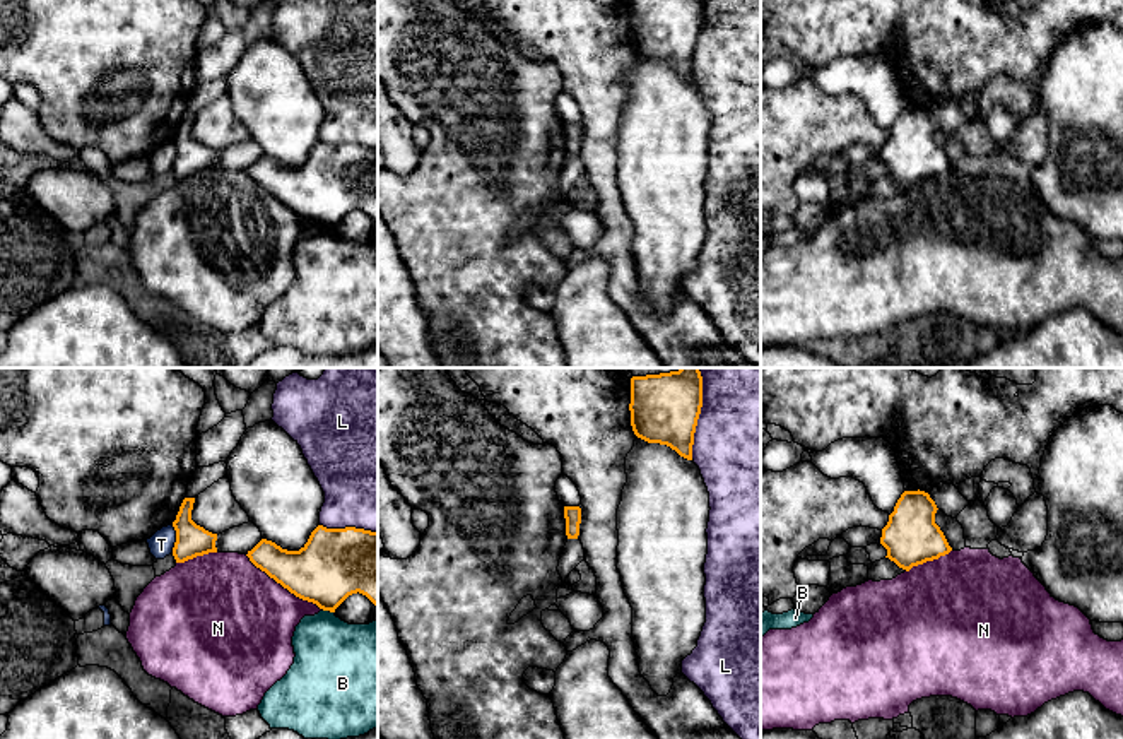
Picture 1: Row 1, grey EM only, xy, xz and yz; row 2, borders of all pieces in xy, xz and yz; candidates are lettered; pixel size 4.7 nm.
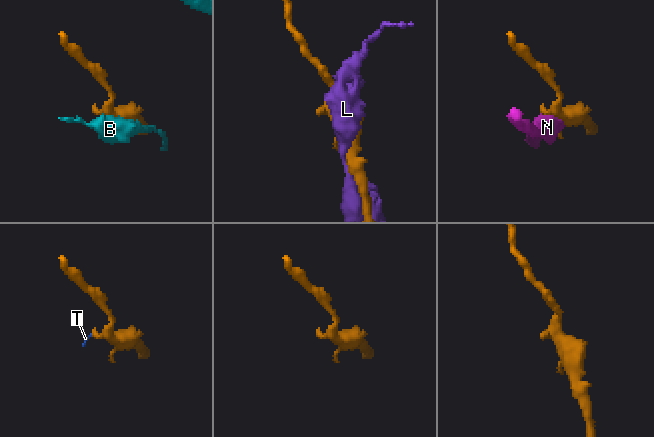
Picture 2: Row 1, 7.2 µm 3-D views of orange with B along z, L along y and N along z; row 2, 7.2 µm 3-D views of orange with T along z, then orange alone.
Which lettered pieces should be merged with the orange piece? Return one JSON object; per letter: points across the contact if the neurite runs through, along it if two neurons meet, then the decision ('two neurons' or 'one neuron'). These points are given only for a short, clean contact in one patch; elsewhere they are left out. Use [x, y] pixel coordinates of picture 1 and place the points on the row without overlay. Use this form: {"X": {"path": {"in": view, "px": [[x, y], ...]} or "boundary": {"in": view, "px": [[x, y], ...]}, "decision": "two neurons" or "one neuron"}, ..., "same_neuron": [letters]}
{"B": {"decision": "two neurons"}, "L": {"decision": "two neurons"}, "N": {"decision": "two neurons"}, "T": {"boundary": {"in": "xy", "px": [[171, 142], [175, 147], [173, 168]]}, "decision": "two neurons"}, "same_neuron": []}

